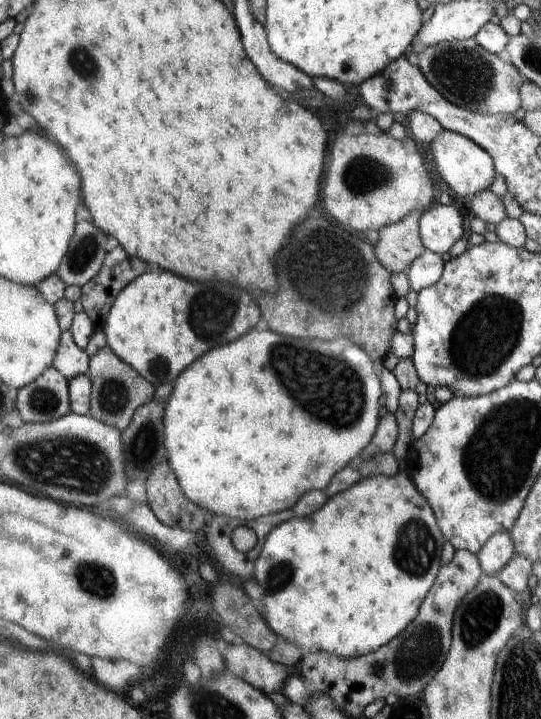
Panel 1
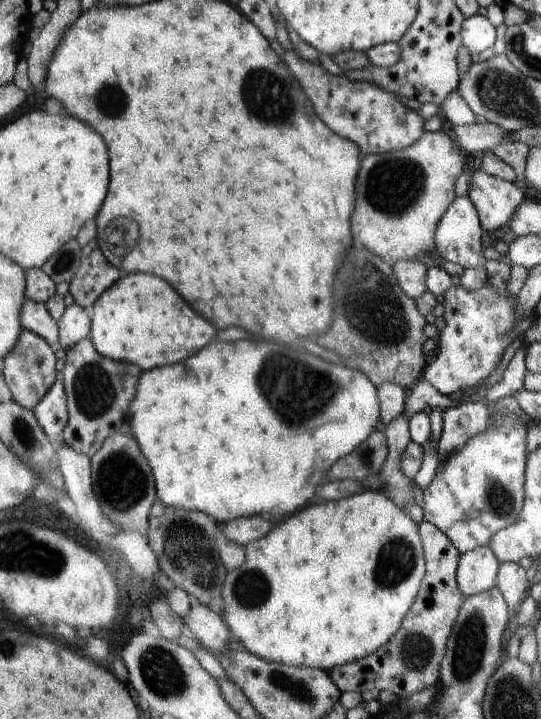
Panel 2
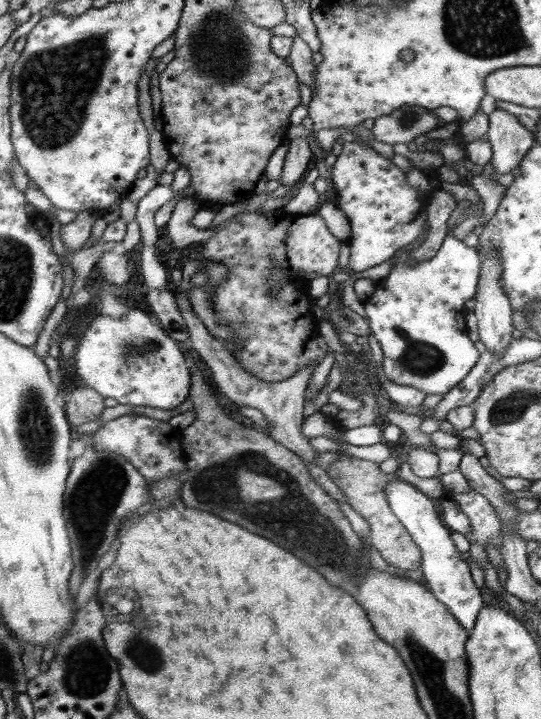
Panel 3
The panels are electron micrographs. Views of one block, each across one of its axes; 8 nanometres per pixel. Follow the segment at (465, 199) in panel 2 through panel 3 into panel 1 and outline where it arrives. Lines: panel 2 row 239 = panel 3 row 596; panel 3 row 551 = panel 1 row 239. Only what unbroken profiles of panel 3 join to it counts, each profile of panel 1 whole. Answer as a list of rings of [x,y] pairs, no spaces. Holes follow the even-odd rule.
[[[434,203],[419,218],[419,236],[424,248],[434,254],[444,254],[464,234],[462,215],[454,204]]]

